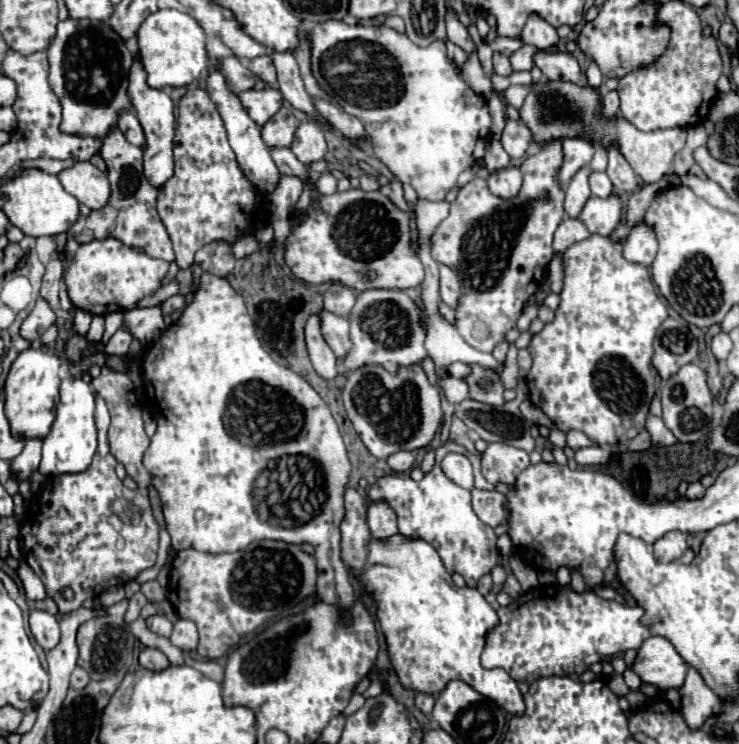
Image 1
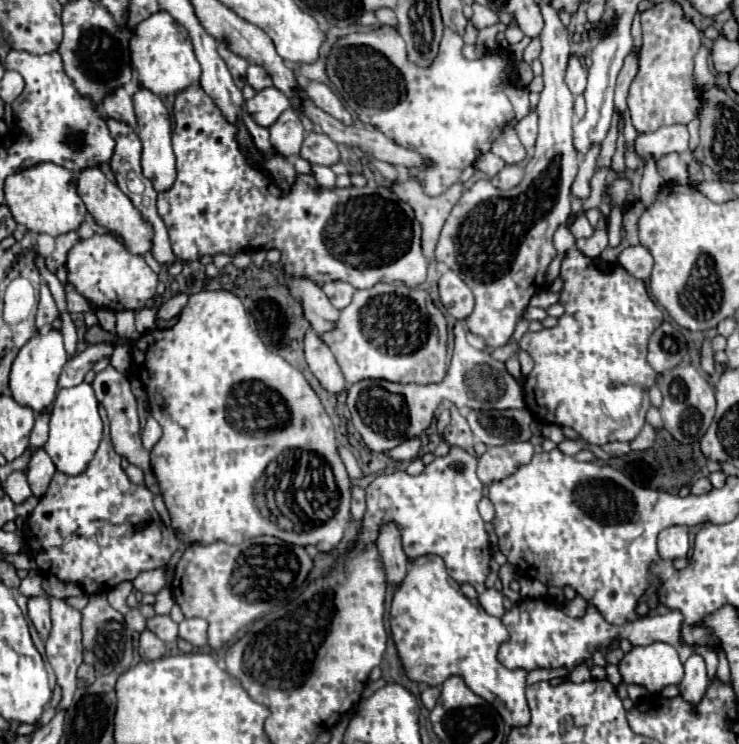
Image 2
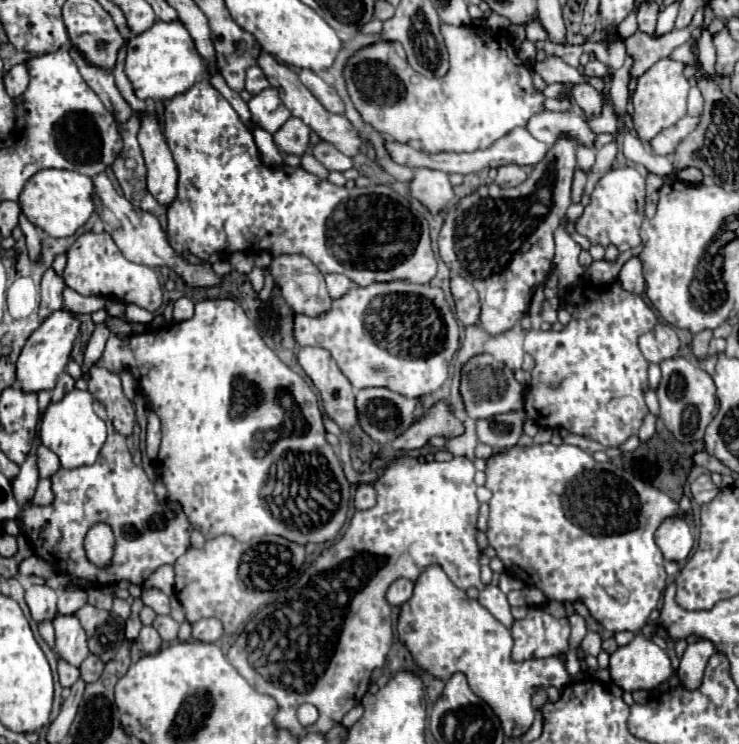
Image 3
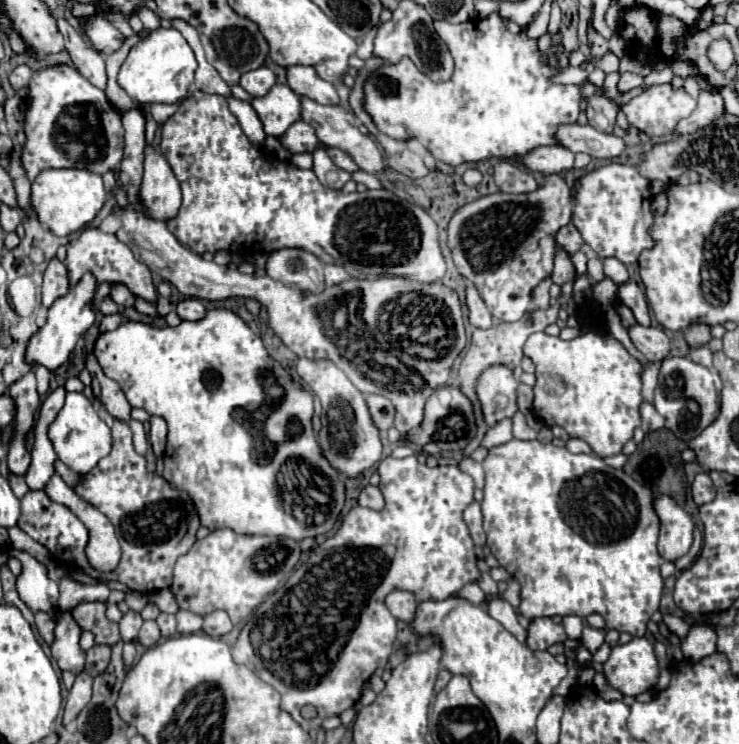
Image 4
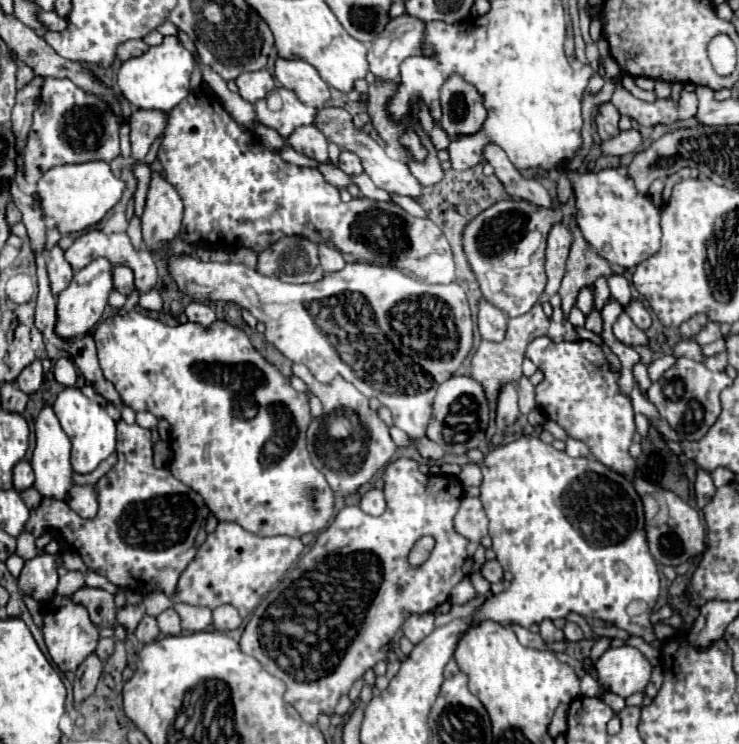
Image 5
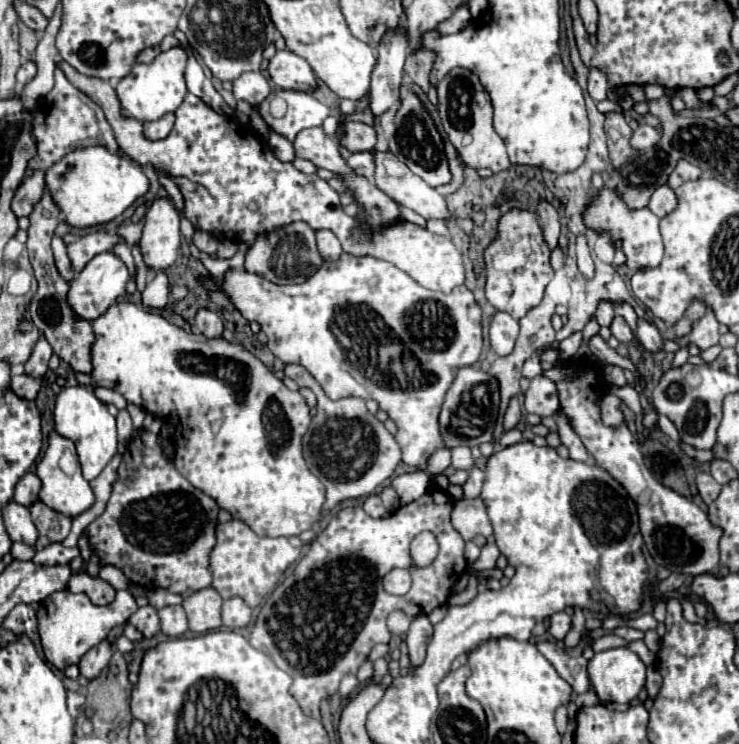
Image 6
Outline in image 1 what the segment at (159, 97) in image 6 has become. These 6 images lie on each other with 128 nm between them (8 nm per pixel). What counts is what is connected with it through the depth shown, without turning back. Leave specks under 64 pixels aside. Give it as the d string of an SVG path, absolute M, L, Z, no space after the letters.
M158 10L138 28L138 48L152 88L188 86L208 68L206 34L202 26L182 10Z

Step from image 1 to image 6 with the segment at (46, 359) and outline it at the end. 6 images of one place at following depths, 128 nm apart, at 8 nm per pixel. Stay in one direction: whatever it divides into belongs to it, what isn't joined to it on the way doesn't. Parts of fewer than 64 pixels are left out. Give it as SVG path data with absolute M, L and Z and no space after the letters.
M104 252L104 254L98 254L94 256L86 268L70 282L70 290L68 290L68 306L72 308L74 316L78 320L96 320L98 316L102 316L108 306L112 306L122 294L124 294L124 288L126 288L126 282L128 282L130 274L126 270L126 266L114 256L114 252Z

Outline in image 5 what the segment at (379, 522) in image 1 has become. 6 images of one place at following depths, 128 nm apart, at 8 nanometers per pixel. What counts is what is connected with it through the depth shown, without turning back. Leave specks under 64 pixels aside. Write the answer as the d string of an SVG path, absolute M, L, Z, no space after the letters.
M426 612L426 614L410 614L404 620L402 630L404 630L404 636L410 642L418 644L420 640L424 640L424 636L428 636L434 630L434 616L430 612Z

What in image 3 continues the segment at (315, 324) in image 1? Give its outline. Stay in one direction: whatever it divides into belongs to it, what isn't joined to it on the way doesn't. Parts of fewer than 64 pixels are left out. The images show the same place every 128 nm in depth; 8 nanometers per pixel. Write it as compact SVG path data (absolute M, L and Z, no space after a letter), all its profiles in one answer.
M304 346L298 352L298 362L320 390L328 416L342 428L342 432L350 432L352 426L358 424L358 412L354 404L356 392L336 366L332 354L324 348Z

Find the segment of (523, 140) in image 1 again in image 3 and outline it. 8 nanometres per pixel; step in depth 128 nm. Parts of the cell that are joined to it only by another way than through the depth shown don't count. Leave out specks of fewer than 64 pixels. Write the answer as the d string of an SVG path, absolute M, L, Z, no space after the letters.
M542 110L542 112L534 114L528 120L526 130L536 140L540 140L540 142L544 142L548 146L554 144L560 134L572 136L572 140L582 142L582 144L586 144L590 148L594 146L594 138L596 138L596 134L588 128L586 120L578 118L572 112L548 112L548 110Z

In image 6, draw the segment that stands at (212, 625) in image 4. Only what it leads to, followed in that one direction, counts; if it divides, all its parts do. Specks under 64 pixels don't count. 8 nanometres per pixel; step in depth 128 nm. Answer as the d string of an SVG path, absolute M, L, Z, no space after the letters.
M228 598L222 604L222 626L224 628L242 628L248 626L252 618L252 610L240 598Z

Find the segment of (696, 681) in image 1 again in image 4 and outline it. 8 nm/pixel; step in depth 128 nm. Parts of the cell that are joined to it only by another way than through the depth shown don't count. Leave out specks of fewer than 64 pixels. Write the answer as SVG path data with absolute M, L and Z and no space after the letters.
M706 624L692 626L682 642L684 658L690 662L700 662L704 656L710 656L714 652L716 652L716 632Z

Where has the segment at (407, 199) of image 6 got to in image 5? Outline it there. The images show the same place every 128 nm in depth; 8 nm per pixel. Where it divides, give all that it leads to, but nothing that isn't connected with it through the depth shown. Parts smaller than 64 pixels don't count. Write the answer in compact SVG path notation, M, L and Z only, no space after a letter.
M332 106L330 108L320 108L316 112L316 116L314 116L314 126L326 136L328 142L334 142L340 150L354 152L360 158L360 162L364 166L364 172L372 178L372 182L378 188L382 188L386 192L396 192L396 194L402 194L402 196L410 196L410 198L420 196L420 182L410 174L408 166L404 162L400 162L400 160L388 158L384 148L376 140L372 140L362 128L354 126L352 116L350 116L350 112L346 108L332 108Z

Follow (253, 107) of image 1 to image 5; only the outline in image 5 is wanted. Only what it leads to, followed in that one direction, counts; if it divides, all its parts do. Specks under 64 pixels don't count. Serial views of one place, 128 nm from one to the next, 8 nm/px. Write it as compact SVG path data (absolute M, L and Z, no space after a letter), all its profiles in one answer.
M276 88L274 92L278 92L282 96L282 110L272 112L272 110L268 110L266 100L258 100L254 106L256 106L256 116L258 116L260 124L274 128L282 138L288 138L298 126L314 122L316 108L302 104L296 98L296 94L286 88Z

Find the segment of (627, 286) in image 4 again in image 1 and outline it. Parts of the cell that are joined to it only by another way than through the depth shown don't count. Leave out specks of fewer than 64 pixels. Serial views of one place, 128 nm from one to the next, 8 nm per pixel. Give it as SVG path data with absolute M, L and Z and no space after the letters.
M642 220L632 228L632 232L626 238L624 244L624 258L630 262L638 262L644 266L650 266L654 256L658 252L658 240L654 230Z

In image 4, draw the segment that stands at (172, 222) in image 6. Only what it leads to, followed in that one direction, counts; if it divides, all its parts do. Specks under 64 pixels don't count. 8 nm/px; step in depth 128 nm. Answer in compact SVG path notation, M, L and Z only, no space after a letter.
M146 144L144 148L144 178L142 178L140 198L148 214L164 222L176 216L182 204L180 184L168 160L150 144Z

